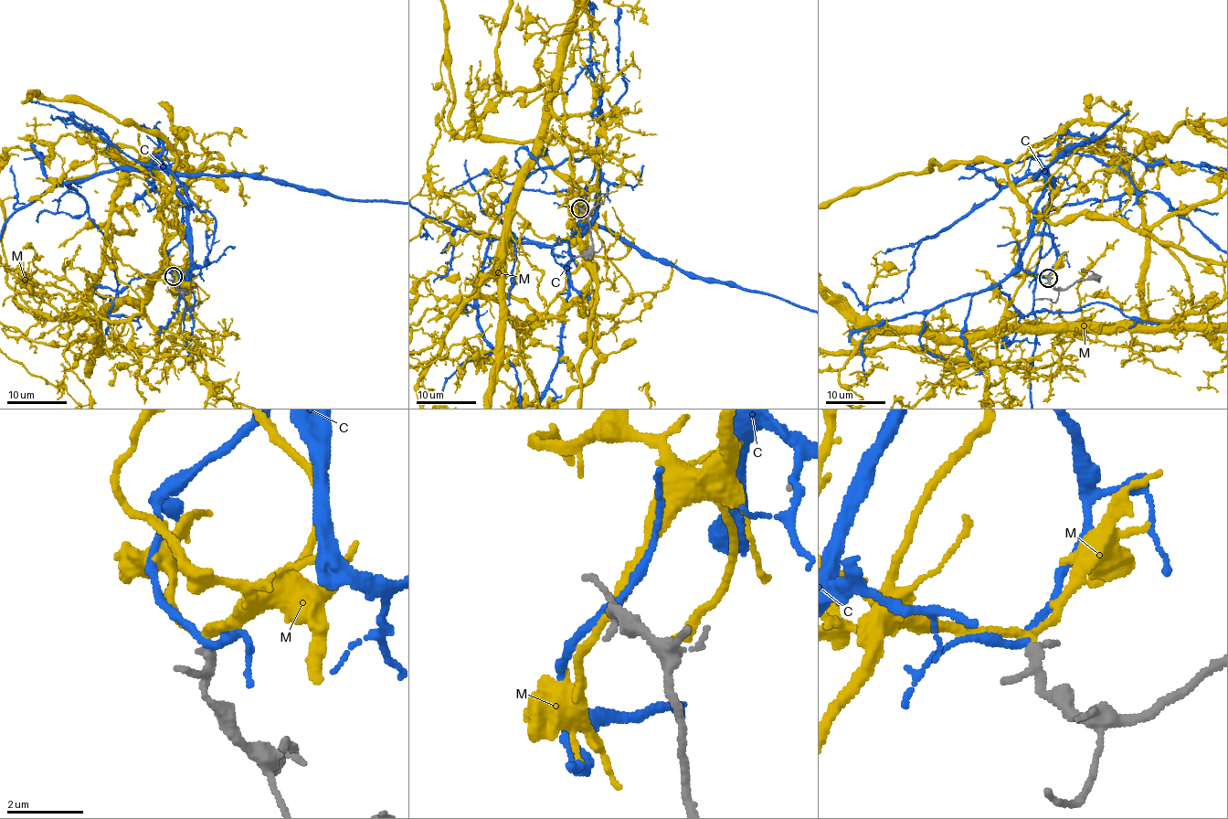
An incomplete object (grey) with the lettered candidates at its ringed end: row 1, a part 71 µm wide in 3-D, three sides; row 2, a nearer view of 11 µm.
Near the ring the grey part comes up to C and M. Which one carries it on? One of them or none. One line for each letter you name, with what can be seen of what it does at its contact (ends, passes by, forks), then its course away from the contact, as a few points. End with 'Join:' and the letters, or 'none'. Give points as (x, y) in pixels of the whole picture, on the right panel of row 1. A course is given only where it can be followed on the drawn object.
M: It passes by
Join: M

